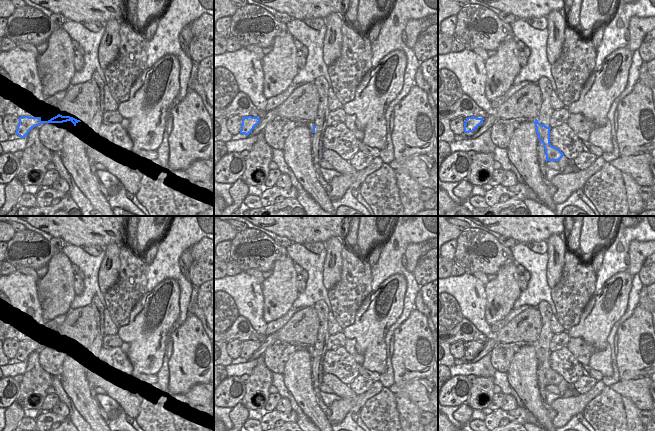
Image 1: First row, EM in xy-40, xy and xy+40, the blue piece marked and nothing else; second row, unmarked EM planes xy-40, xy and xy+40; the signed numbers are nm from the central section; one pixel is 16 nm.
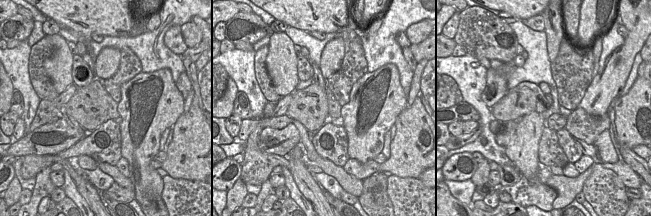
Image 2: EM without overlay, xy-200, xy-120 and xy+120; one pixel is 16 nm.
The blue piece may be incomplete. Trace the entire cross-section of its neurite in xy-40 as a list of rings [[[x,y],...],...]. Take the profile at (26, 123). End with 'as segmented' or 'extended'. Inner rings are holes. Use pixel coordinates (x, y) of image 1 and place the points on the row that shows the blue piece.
[[[60,114],[48,121],[42,121],[41,117],[22,116],[19,117],[19,124],[17,126],[16,134],[21,138],[24,138],[27,137],[27,134],[32,128],[34,128],[35,126],[40,126],[42,123],[63,123],[67,121],[71,121],[74,126],[76,126],[78,122],[81,122],[80,120],[77,120],[73,117],[62,116]]]; as segmented

